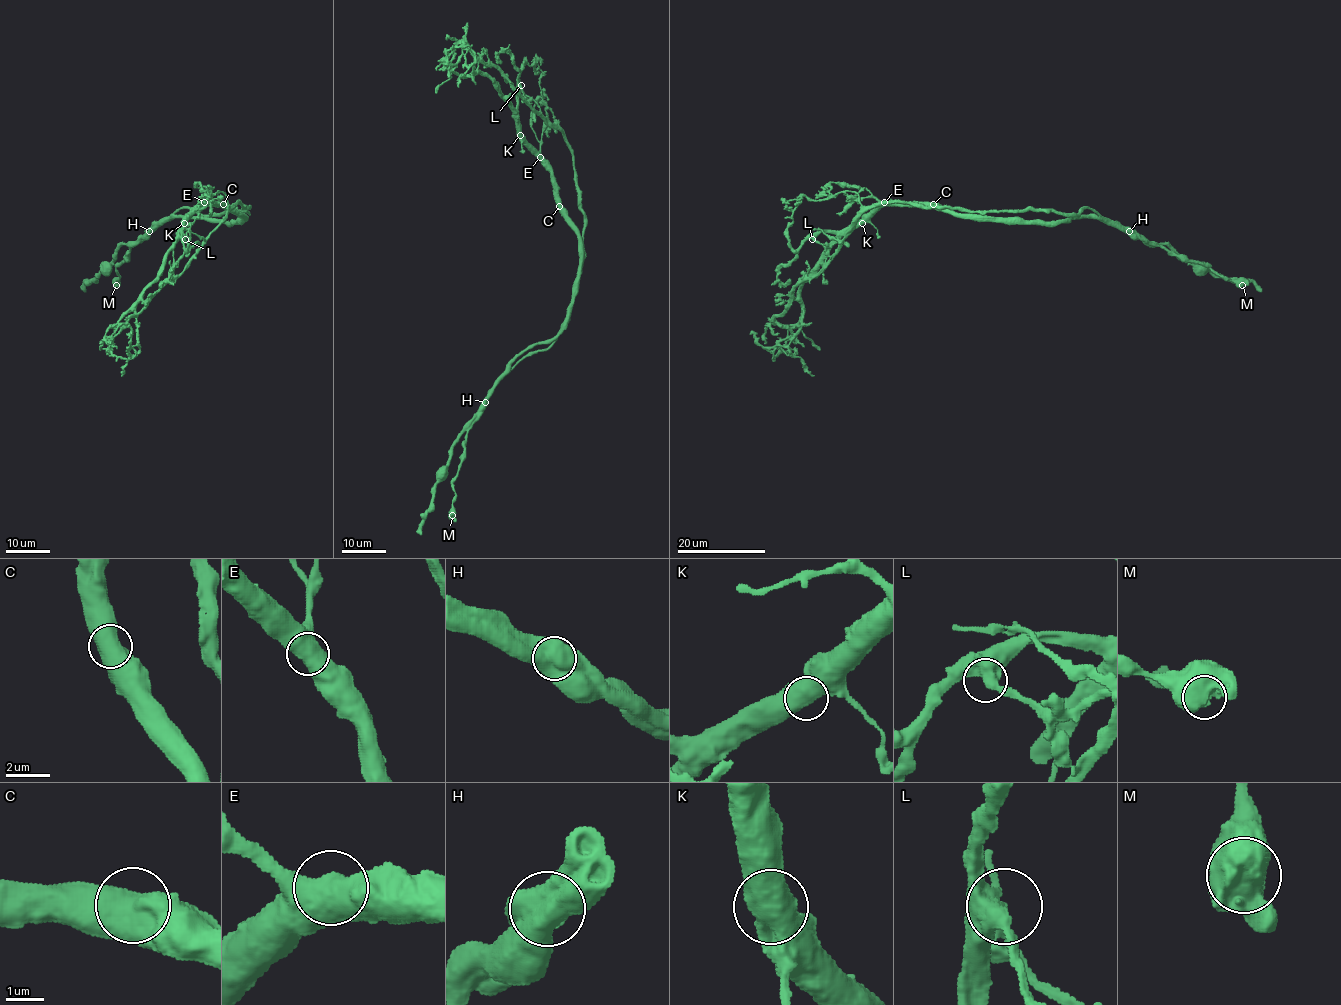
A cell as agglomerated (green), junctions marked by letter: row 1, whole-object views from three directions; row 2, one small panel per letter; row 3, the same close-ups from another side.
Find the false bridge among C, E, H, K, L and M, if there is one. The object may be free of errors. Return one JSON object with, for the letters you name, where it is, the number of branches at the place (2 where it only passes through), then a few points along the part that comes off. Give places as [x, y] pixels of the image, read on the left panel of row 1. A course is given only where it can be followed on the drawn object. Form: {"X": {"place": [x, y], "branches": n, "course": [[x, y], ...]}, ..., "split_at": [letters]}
{"H": {"place": [149, 231], "branches": 2, "course": [[149, 230], [182, 208], [248, 208], [237, 204], [110, 341], [111, 352], [131, 359], [131, 346], [132, 356]]}, "split_at": ["H"]}

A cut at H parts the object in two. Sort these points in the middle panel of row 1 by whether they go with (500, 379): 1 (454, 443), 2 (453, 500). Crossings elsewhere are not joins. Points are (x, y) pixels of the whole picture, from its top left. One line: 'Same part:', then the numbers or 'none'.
Same part: 1

